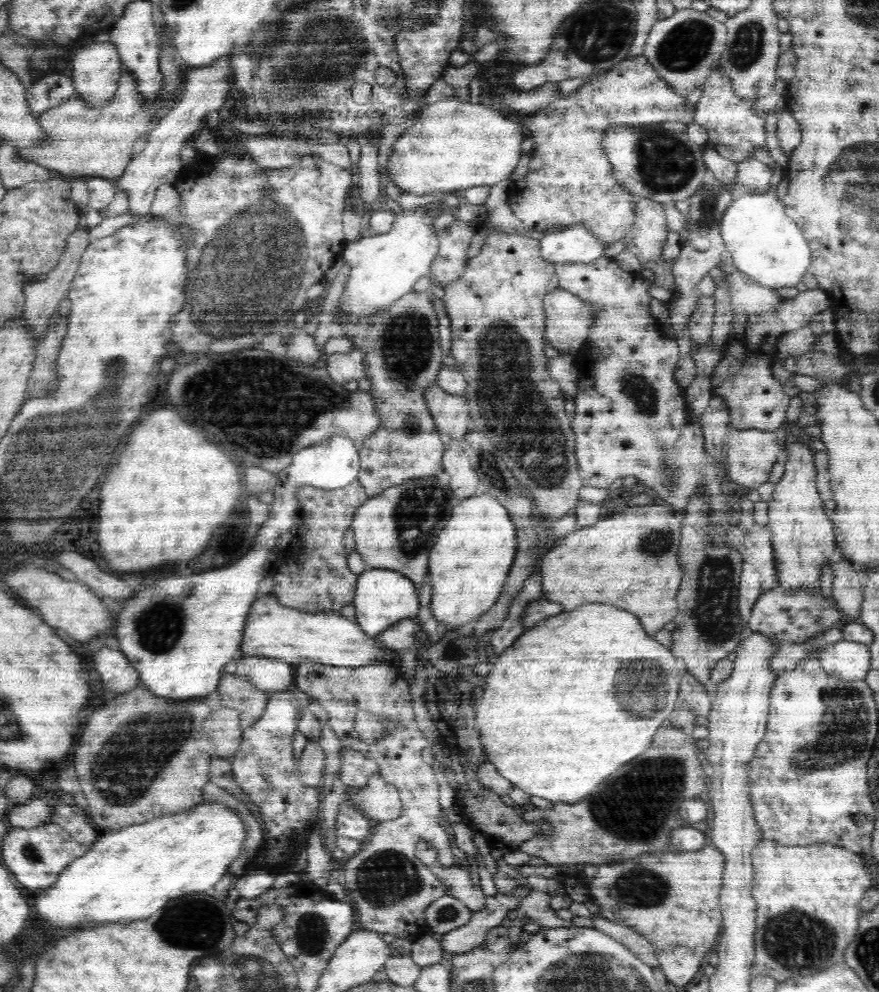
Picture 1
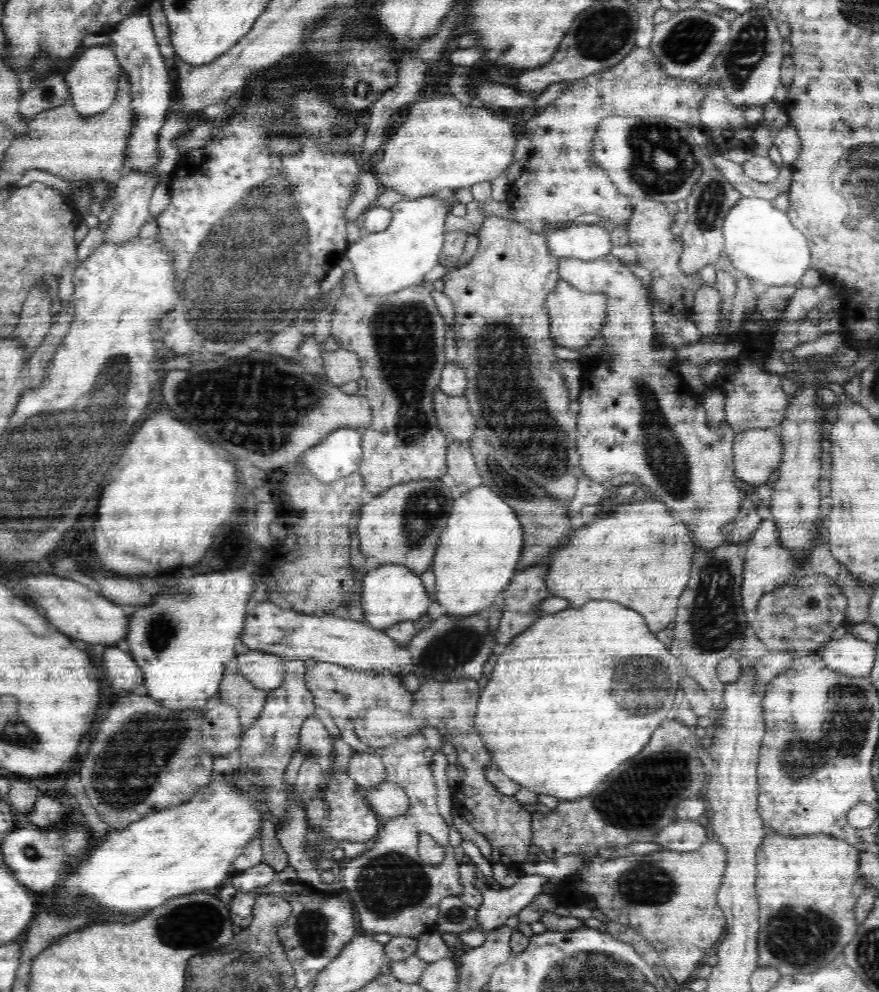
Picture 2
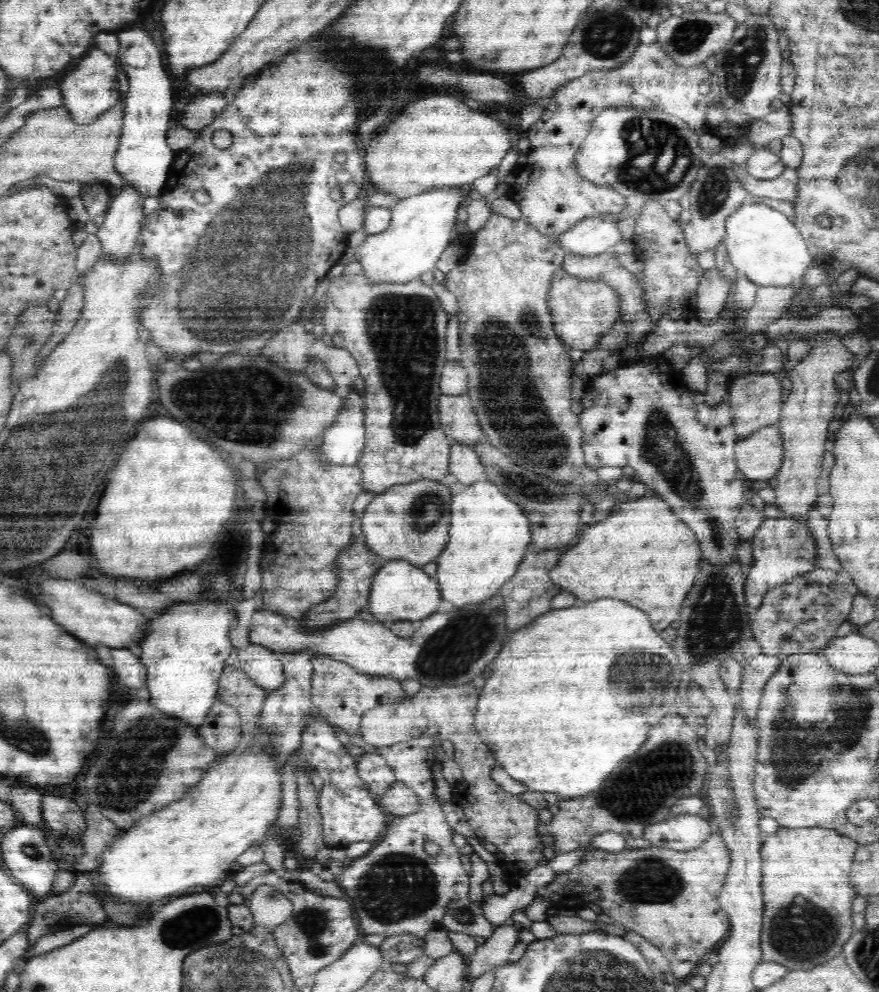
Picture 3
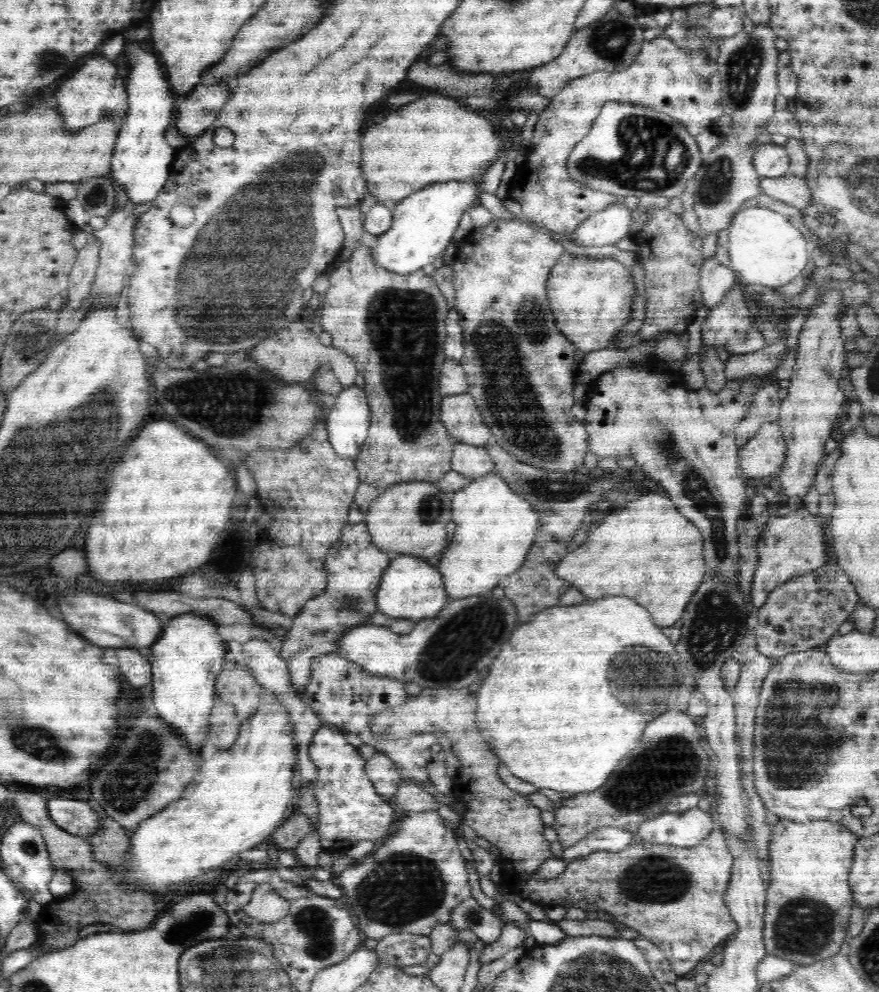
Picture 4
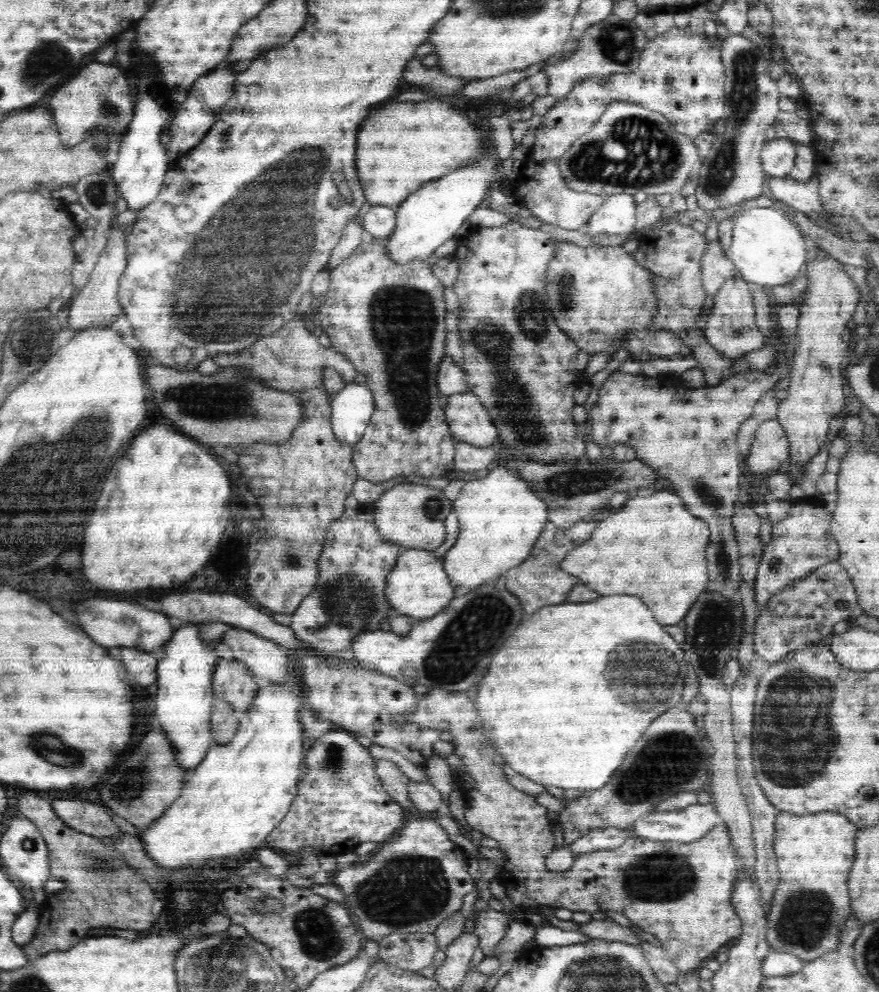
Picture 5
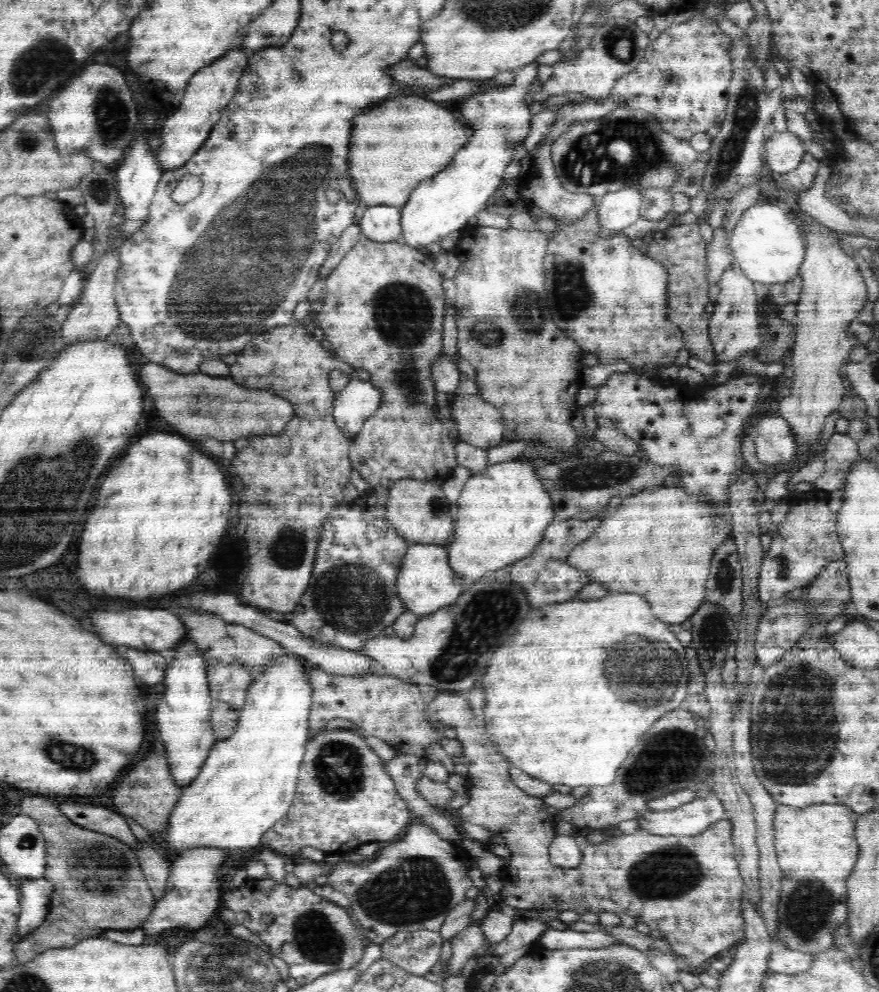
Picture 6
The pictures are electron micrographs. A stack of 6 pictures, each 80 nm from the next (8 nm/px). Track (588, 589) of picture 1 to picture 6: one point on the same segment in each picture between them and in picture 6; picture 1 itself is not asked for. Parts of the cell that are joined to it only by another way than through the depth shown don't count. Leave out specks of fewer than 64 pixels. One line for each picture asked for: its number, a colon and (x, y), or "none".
2: (635, 554)
3: (642, 554)
4: (647, 551)
5: (652, 548)
6: (658, 544)

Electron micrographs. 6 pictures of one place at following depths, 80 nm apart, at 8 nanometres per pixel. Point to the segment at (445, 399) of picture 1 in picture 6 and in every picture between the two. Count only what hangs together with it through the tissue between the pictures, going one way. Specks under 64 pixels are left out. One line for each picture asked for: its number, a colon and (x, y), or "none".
2: (455, 420)
3: (457, 417)
4: (463, 421)
5: (468, 421)
6: (479, 423)

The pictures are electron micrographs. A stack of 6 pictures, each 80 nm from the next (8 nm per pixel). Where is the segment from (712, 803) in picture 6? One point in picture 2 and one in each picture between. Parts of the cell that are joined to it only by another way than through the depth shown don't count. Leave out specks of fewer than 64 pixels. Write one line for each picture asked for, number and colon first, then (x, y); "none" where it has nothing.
2: (682, 835)
3: (687, 831)
4: (688, 828)
5: (691, 823)

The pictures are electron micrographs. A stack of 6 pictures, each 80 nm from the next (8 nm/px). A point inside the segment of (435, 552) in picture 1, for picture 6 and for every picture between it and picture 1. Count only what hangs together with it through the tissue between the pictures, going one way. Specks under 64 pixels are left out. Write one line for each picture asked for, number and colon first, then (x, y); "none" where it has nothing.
2: (478, 552)
3: (488, 537)
4: (495, 529)
5: (500, 518)
6: (502, 513)

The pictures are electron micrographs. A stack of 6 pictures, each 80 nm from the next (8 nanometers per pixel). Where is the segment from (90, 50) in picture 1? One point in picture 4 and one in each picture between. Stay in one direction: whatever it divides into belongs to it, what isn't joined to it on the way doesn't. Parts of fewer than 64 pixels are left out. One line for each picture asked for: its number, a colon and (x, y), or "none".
2: (93, 77)
3: (90, 88)
4: (93, 92)

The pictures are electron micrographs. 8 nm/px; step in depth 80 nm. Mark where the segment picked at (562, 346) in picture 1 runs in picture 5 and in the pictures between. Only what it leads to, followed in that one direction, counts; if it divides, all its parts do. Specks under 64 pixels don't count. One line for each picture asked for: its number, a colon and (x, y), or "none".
2: (576, 317)
3: (582, 312)
4: (590, 298)
5: (600, 297)

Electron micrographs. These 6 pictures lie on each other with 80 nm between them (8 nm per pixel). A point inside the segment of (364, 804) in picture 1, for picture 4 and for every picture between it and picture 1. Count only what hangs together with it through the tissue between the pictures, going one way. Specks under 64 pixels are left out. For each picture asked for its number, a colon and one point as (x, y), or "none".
2: (388, 800)
3: (399, 800)
4: (410, 798)

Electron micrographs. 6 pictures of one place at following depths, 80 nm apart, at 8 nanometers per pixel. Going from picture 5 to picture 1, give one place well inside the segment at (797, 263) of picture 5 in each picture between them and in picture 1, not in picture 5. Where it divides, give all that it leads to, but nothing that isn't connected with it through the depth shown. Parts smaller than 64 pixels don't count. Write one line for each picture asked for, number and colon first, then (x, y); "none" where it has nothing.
1: (762, 241)
2: (760, 241)
3: (763, 244)
4: (764, 247)

